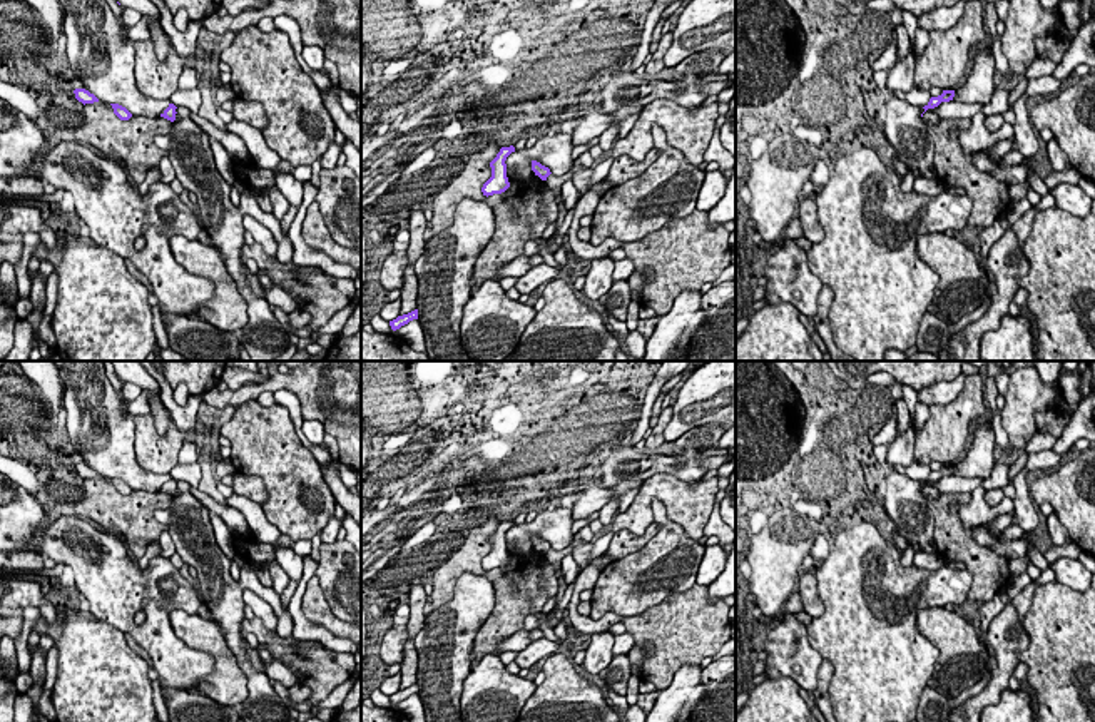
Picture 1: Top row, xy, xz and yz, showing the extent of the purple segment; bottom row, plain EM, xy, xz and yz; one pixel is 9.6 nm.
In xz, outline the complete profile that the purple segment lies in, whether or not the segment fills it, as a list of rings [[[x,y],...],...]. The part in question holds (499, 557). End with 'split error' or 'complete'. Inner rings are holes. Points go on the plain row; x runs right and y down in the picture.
[[[513,520],[502,521],[497,531],[490,536],[491,552],[481,562],[483,570],[488,572],[493,568],[502,568],[510,562],[505,535],[512,526],[515,526]]] | complete

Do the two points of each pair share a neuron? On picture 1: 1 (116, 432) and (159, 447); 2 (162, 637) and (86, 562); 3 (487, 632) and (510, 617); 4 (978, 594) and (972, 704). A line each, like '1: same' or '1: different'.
1: different
2: same
3: same
4: different

